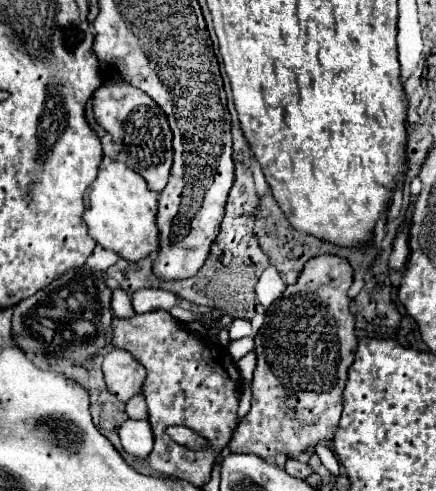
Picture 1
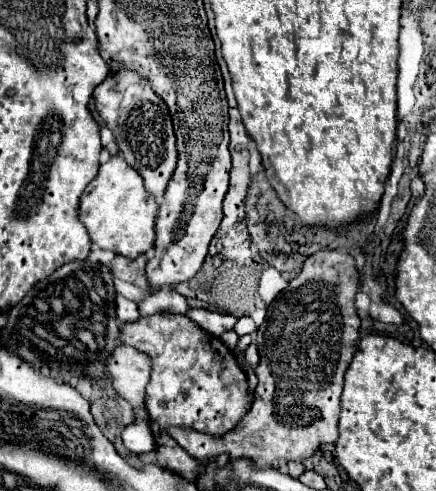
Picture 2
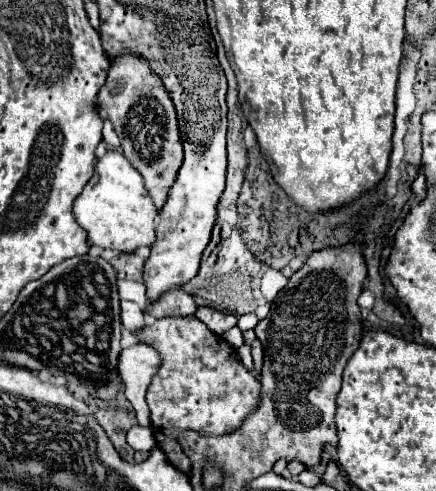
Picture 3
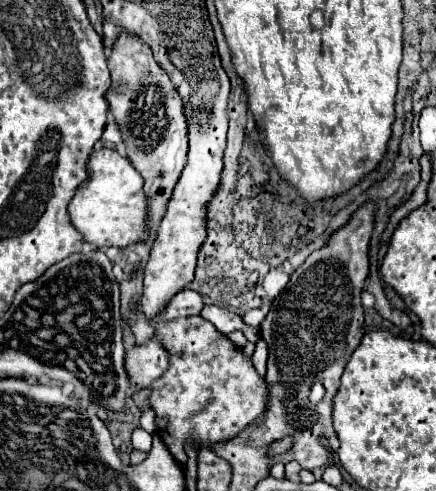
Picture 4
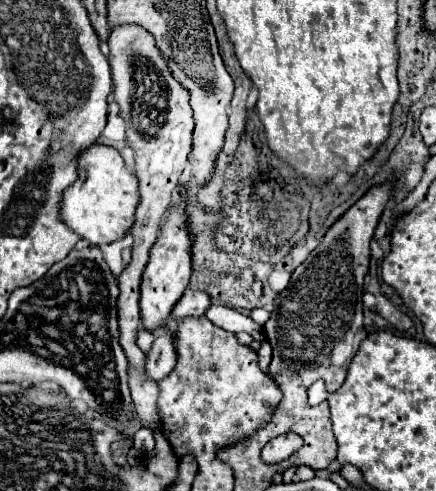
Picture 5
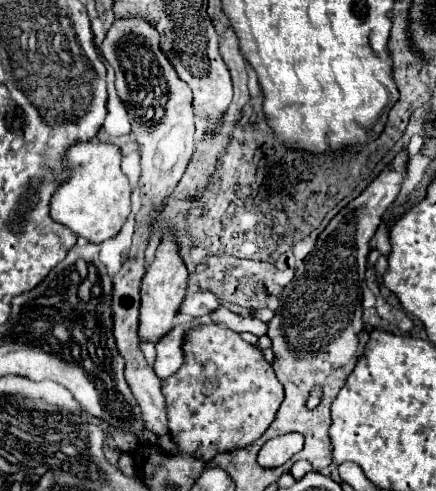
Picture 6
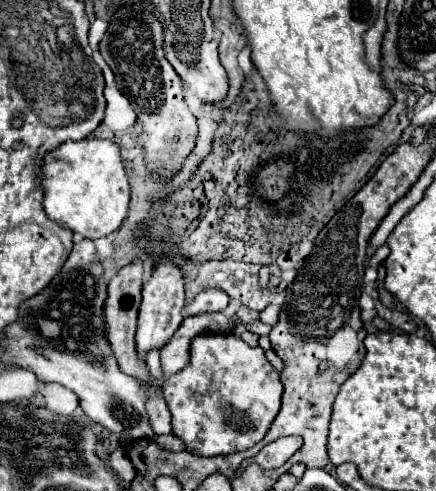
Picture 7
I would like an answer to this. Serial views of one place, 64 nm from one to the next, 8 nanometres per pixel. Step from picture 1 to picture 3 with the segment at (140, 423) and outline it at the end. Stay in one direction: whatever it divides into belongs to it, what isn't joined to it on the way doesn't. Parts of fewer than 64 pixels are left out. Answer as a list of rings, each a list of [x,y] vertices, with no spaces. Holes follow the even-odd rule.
[[[132,426],[126,434],[126,442],[134,448],[134,450],[140,450],[140,452],[150,452],[156,442],[154,442],[154,436],[152,436],[152,430],[150,428],[144,428],[144,426]]]

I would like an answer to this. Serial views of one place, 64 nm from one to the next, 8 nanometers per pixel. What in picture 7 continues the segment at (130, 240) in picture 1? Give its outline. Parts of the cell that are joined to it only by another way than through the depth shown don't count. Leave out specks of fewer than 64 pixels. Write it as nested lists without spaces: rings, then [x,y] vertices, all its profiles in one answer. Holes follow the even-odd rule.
[[[94,136],[80,142],[64,142],[44,158],[42,174],[46,192],[44,210],[50,220],[90,240],[104,238],[122,226],[128,214],[130,186],[118,144]]]

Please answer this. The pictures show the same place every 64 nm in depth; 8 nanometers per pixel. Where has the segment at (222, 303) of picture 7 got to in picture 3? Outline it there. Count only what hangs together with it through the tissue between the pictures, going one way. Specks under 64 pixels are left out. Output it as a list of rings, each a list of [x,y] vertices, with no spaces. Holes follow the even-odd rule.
[[[168,290],[164,296],[160,296],[156,302],[148,304],[144,314],[152,318],[164,318],[164,316],[190,316],[196,312],[194,296],[188,296],[184,290]]]

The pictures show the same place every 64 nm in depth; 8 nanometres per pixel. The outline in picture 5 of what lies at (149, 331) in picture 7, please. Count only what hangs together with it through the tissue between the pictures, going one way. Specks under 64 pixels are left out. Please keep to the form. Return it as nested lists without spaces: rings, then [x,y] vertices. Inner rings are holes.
[[[176,198],[176,202],[168,210],[168,220],[164,222],[156,244],[150,250],[150,260],[142,274],[142,296],[140,296],[140,312],[142,312],[142,326],[146,330],[164,328],[170,312],[188,288],[192,276],[192,234],[188,228],[188,216],[184,210],[186,200]]]

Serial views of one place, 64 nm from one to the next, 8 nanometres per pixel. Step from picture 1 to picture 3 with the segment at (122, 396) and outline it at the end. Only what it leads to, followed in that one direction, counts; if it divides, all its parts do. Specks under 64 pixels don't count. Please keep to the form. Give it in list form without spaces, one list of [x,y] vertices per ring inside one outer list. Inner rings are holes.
[[[134,344],[120,352],[118,376],[124,386],[124,394],[136,410],[140,426],[146,426],[146,390],[152,376],[160,366],[160,356],[148,344]]]

